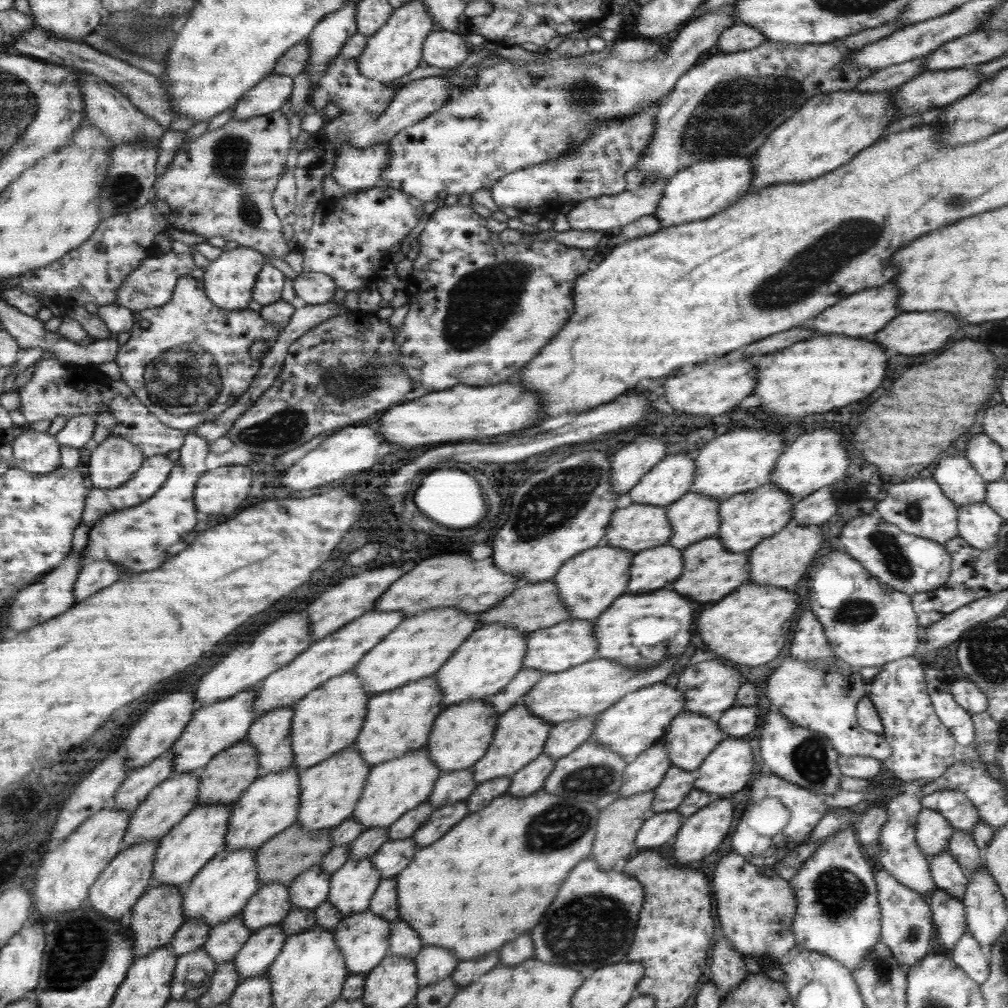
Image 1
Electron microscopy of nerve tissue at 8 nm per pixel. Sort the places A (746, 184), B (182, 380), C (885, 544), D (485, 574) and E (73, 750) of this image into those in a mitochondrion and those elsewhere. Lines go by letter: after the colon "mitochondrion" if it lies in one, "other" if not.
A: other
B: mitochondrion
C: mitochondrion
D: other
E: other

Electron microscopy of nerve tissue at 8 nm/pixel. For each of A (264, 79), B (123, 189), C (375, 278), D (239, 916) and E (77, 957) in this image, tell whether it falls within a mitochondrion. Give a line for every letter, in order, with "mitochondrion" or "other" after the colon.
A: other
B: mitochondrion
C: other
D: other
E: mitochondrion

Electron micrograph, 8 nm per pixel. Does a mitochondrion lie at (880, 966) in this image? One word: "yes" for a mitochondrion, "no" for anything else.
yes

